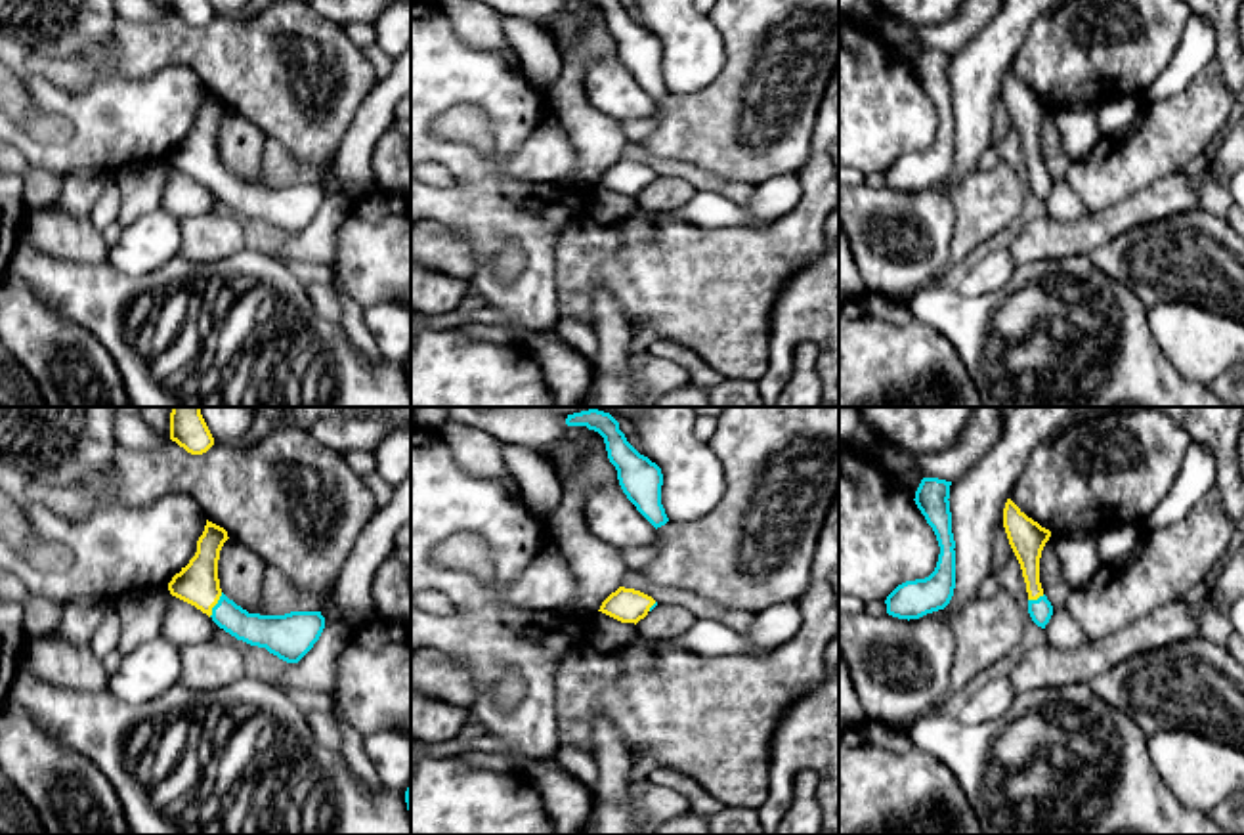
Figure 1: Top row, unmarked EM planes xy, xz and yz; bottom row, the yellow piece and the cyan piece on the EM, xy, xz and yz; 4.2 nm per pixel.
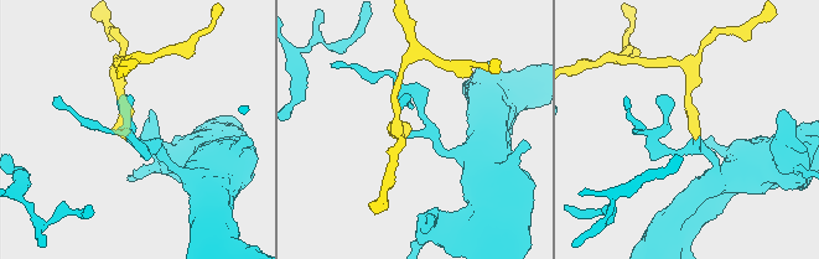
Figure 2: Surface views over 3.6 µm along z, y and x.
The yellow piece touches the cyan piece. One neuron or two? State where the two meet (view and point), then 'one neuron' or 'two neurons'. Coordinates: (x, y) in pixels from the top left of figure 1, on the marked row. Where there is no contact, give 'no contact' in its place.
contact xy (216, 602); one neuron

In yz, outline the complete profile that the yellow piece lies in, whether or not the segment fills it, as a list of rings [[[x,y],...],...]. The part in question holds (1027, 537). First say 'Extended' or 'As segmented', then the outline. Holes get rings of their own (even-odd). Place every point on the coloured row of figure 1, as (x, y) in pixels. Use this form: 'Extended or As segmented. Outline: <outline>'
Extended. Outline: [[[1011,499],[1003,508],[1003,527],[1022,569],[1028,613],[1038,627],[1045,629],[1053,615],[1053,606],[1040,583],[1040,558],[1051,531],[1028,518]]]

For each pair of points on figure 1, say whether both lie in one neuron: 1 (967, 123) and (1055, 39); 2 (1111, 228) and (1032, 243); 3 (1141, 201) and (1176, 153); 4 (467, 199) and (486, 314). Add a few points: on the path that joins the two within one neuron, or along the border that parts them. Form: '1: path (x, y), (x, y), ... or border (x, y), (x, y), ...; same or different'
1: border (1029, 29), (1008, 69); different
2: path (1092, 230), (1080, 237), (1051, 239); same
3: border (1183, 171), (1162, 176), (1115, 203); different
4: border (486, 302), (499, 308), (524, 329); different

